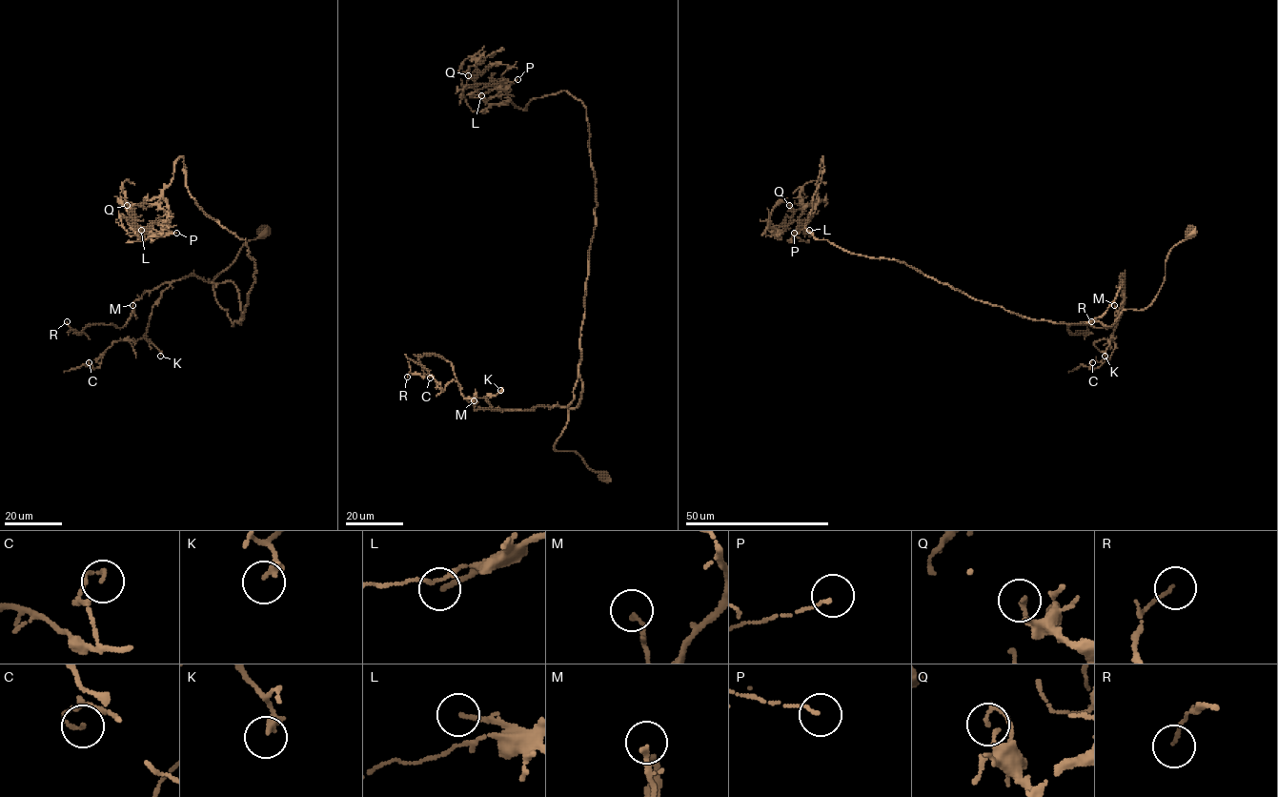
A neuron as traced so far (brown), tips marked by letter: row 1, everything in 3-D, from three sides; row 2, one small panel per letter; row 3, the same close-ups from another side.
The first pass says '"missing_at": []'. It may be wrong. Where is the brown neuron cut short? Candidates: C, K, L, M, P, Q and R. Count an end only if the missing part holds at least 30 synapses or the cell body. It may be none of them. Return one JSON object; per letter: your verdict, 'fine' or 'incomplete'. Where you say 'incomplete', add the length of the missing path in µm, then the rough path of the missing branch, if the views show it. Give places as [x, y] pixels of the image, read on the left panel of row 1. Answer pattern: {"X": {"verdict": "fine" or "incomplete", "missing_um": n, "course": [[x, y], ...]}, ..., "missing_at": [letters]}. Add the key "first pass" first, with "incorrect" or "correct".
{"first pass": "correct", "C": {"verdict": "fine"}, "K": {"verdict": "fine"}, "L": {"verdict": "fine"}, "M": {"verdict": "fine"}, "P": {"verdict": "fine"}, "Q": {"verdict": "fine"}, "R": {"verdict": "fine"}, "missing_at": []}

